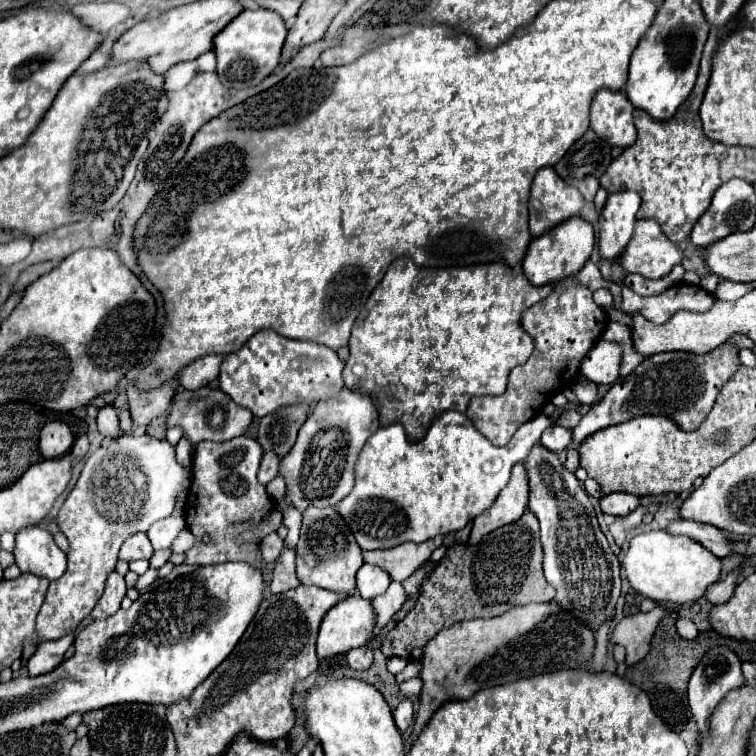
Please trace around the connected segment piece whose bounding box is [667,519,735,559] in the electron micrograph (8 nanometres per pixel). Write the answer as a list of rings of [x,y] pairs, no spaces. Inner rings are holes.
[[[677,519],[667,527],[667,531],[673,533],[673,535],[689,535],[691,539],[699,541],[705,549],[709,549],[711,553],[715,553],[721,559],[735,553],[735,549],[731,547],[731,539],[725,537],[725,533],[721,529],[707,525],[707,523]]]

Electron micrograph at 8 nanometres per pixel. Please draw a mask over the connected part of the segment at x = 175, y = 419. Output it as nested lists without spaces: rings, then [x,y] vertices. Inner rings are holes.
[[[201,387],[197,391],[179,391],[173,397],[171,413],[167,417],[167,427],[181,425],[185,435],[193,445],[199,441],[229,441],[233,437],[239,437],[247,431],[247,427],[253,421],[253,413],[241,405],[237,405],[227,393],[223,393],[217,387]]]

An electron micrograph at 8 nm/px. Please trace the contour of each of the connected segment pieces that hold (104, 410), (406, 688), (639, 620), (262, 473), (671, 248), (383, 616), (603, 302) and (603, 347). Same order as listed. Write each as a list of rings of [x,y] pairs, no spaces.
[[[105,405],[99,409],[97,415],[97,427],[105,437],[117,437],[119,435],[119,419],[113,405]]]
[[[421,677],[409,679],[409,681],[405,681],[405,683],[401,683],[401,685],[399,685],[399,689],[401,689],[405,695],[419,695],[419,693],[421,693],[421,687],[423,687]]]
[[[663,605],[655,607],[649,613],[637,613],[631,617],[625,617],[615,629],[613,629],[613,641],[617,645],[623,645],[627,649],[627,665],[635,665],[649,653],[649,641],[655,633],[655,627],[665,615]]]
[[[265,453],[261,459],[261,467],[259,467],[259,483],[267,485],[279,471],[279,457],[275,453]]]
[[[641,219],[635,223],[633,237],[617,257],[617,263],[627,273],[637,273],[645,279],[661,279],[681,263],[681,259],[681,249],[661,233],[657,221]]]
[[[393,581],[383,595],[377,595],[371,599],[371,605],[375,611],[375,635],[379,635],[379,631],[391,621],[393,613],[397,613],[401,609],[405,599],[407,599],[407,595],[403,591],[403,585],[397,581]]]
[[[597,289],[593,293],[593,299],[595,299],[597,305],[601,305],[601,309],[609,309],[613,305],[613,297],[611,297],[609,289]]]
[[[599,341],[587,359],[581,363],[581,375],[597,385],[613,385],[619,379],[621,347],[609,341]]]

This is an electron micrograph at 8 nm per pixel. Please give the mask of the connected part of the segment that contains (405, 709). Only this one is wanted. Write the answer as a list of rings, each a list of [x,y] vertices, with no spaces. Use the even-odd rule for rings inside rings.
[[[403,699],[397,709],[393,711],[393,719],[395,719],[395,725],[401,733],[405,733],[411,725],[413,725],[413,703],[409,699]]]

